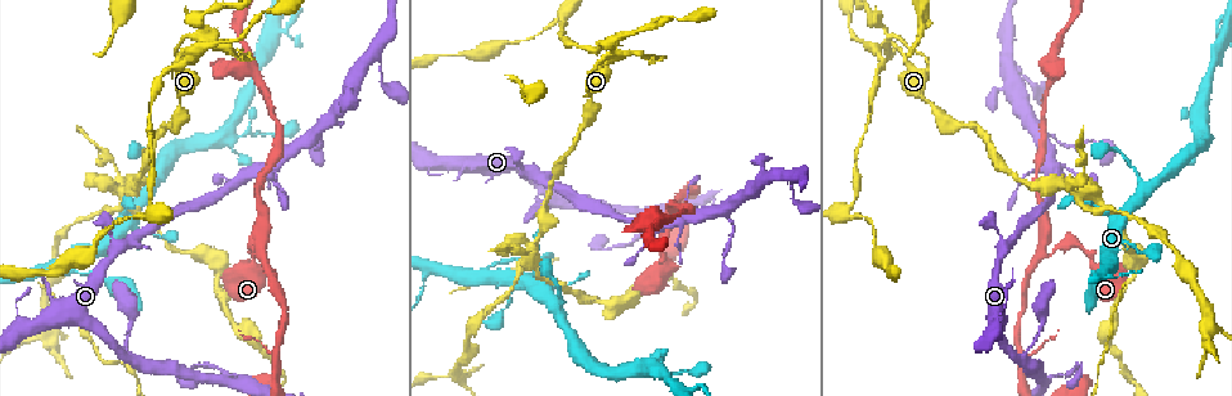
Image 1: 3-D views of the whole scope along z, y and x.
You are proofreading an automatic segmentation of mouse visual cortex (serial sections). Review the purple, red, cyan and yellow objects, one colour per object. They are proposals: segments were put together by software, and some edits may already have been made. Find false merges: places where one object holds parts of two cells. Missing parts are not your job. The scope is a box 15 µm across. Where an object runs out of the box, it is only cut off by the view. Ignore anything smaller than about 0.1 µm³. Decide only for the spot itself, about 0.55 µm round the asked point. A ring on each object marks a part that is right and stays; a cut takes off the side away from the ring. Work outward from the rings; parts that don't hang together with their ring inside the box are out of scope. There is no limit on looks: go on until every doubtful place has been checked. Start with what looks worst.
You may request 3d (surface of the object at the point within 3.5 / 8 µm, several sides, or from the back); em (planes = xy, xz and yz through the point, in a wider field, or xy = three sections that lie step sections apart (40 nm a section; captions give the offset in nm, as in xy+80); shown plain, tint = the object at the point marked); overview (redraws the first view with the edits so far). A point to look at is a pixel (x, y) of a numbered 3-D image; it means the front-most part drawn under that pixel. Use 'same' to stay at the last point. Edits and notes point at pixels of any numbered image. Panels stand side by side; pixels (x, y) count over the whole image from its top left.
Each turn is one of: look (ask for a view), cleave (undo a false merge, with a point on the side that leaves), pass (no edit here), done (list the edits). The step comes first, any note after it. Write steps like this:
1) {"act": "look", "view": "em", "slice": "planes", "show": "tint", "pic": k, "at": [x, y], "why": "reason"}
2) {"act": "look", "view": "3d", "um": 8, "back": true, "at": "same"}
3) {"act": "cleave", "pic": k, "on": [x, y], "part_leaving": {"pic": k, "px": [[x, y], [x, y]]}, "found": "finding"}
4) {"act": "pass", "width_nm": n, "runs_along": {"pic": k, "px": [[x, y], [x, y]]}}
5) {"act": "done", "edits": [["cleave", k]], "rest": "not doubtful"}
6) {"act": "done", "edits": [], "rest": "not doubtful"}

{"act": "look", "view": "3d", "um": 3.5, "pic": 1, "at": [877, 46], "why": "looks like a crossing"}

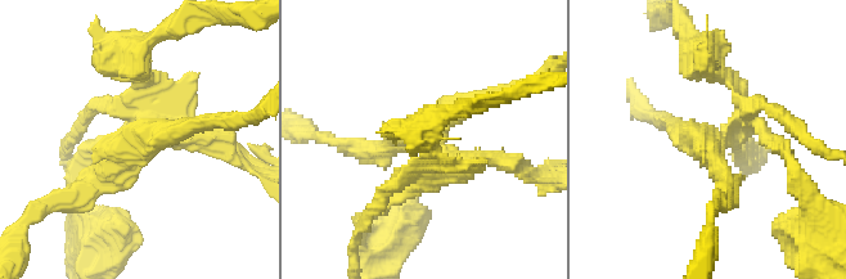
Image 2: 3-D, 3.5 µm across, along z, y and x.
{"act": "look", "view": "em", "slice": "xy", "step": 3, "show": "tint", "pic": 2, "at": [715, 142]}

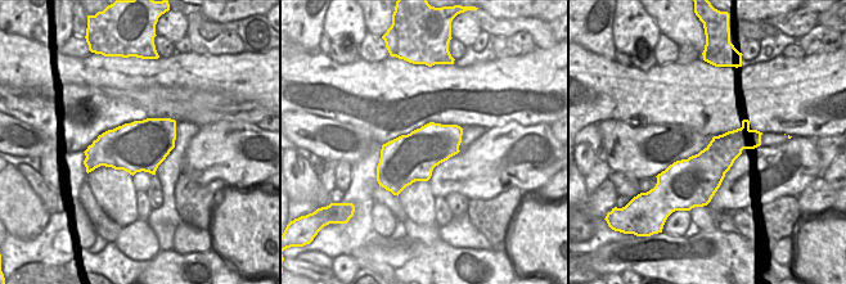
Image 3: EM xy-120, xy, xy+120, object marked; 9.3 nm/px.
{"act": "pass", "runs_along": {"pic": 2, "px": [[121, 138], [156, 129], [77, 197]]}, "found": "one cell here"}

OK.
{"act": "look", "view": "3d", "um": 3.5, "pic": 1, "at": [118, 191], "why": "arms run side by side"}

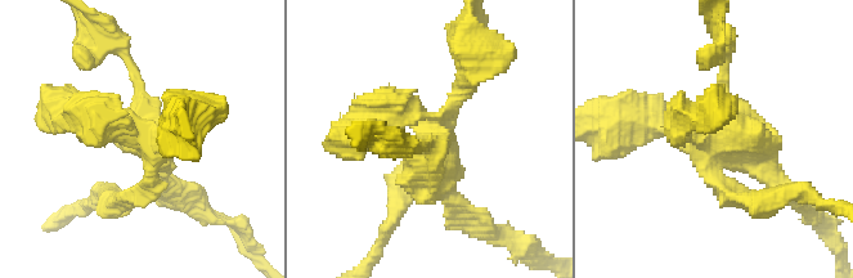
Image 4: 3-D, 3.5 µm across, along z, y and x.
{"act": "look", "view": "em", "slice": "xy", "step": 3, "show": "tint", "pic": 4, "at": [703, 142]}

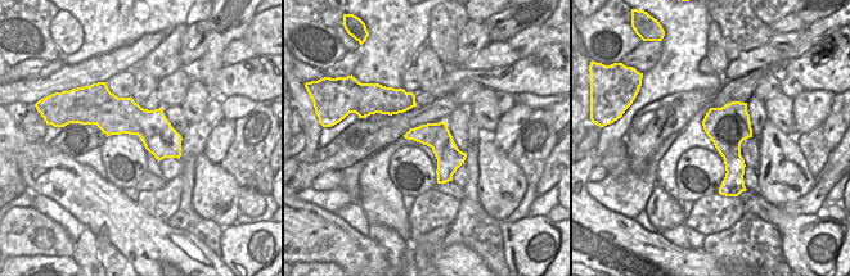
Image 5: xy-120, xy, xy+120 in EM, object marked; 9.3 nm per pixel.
{"act": "pass", "runs_along": {"pic": 4, "px": [[632, 122], [740, 143], [771, 178]]}, "found": "continuous, no second cell"}

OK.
{"act": "look", "view": "3d", "um": 3.5, "pic": 1, "at": [261, 254], "why": "calibre changes"}

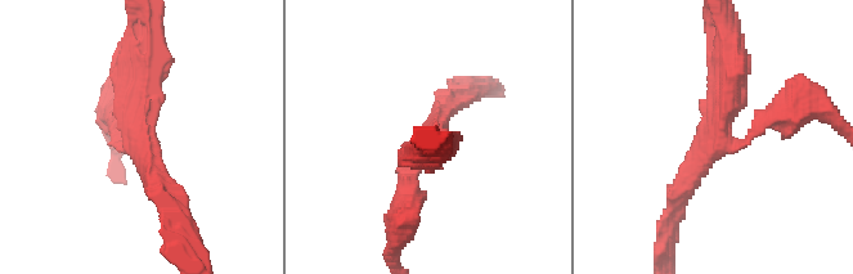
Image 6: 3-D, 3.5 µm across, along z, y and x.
{"act": "look", "view": "em", "slice": "planes", "show": "tint", "pic": 6, "at": [721, 133], "arms": 3, "arm_widths_nm": [250, 250, 400], "why": "shape alone is not enough"}

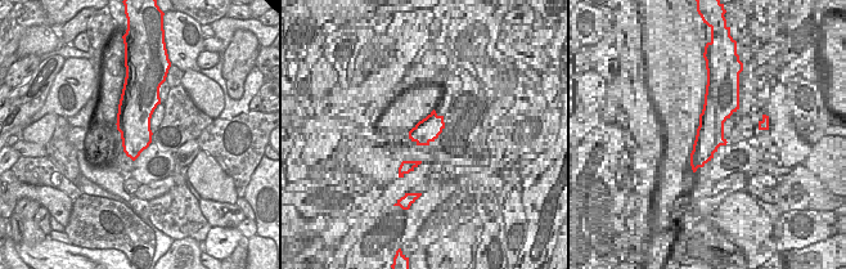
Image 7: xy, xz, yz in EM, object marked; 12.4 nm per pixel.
{"act": "look", "view": "em", "slice": "xy", "step": 3, "show": "tint", "at": "same"}

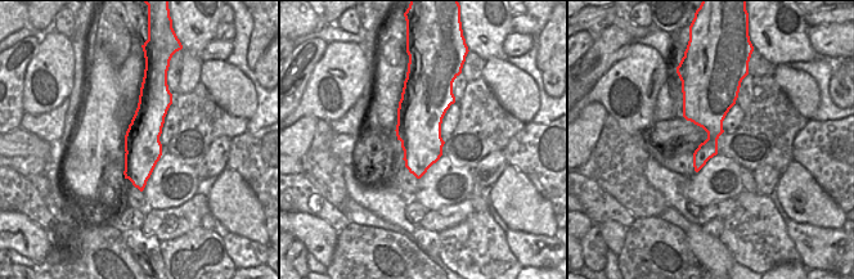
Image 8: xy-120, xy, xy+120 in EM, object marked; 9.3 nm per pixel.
{"act": "pass", "width_nm": 420, "runs_along": {"pic": 8, "px": [[143, 90], [140, 185]]}, "found": "continuous, no second cell"}

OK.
{"act": "look", "view": "3d", "um": 3.5, "pic": 1, "at": [877, 17], "why": "sharp bend"}

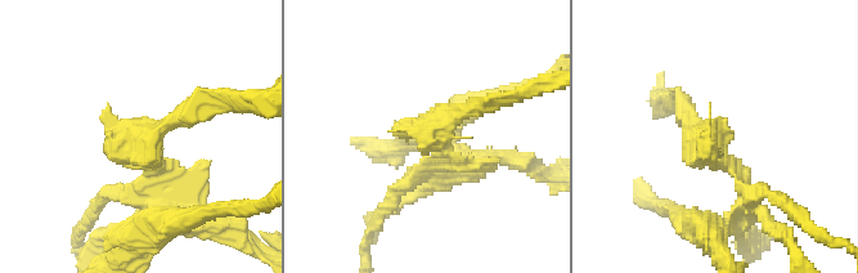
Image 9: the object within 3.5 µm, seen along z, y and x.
{"act": "look", "view": "em", "slice": "xy", "step": 5, "show": "tint", "pic": 9, "at": [432, 129], "why": "need the tissue"}

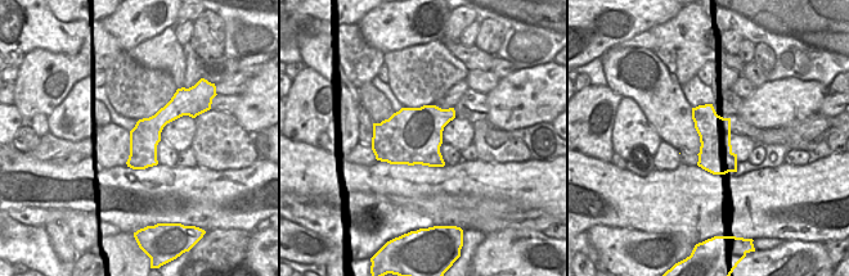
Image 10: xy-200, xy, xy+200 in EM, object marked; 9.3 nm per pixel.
{"act": "pass", "runs_along": {"pic": 9, "px": [[753, 209], [740, 178], [681, 102]]}, "found": "one cell here"}

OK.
{"act": "done", "edits": [], "rest": "not doubtful"}

